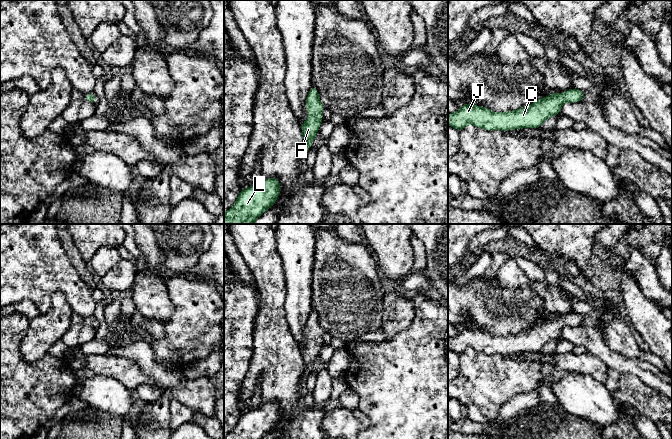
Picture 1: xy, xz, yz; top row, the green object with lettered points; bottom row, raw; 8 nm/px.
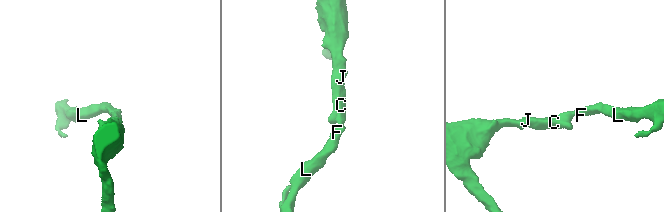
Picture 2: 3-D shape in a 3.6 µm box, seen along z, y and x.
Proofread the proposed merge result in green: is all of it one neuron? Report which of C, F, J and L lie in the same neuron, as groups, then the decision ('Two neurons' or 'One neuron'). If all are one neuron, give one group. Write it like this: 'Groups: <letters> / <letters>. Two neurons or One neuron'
Groups: C F J L. One neuron

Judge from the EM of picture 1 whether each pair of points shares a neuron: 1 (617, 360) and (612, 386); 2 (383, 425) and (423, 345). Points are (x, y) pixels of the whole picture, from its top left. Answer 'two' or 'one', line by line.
1: two
2: one

